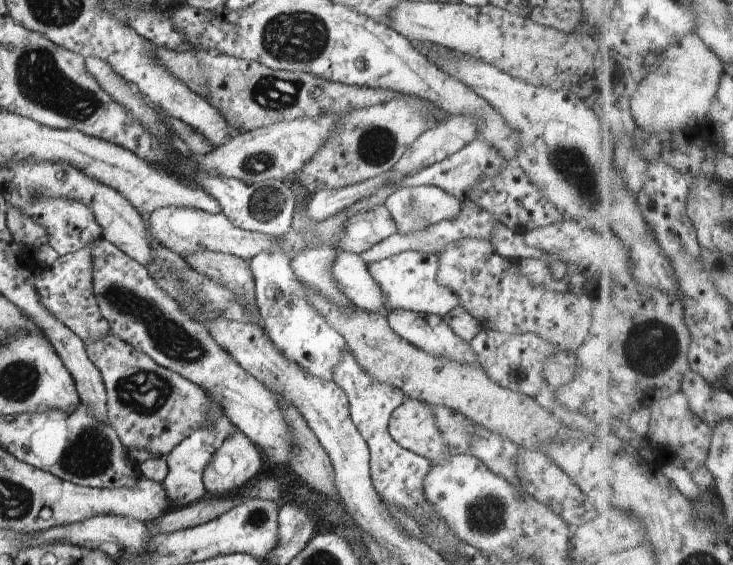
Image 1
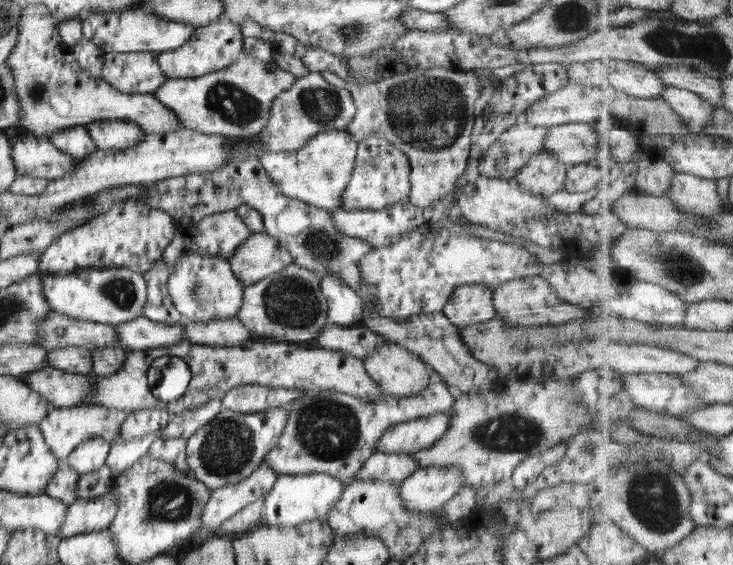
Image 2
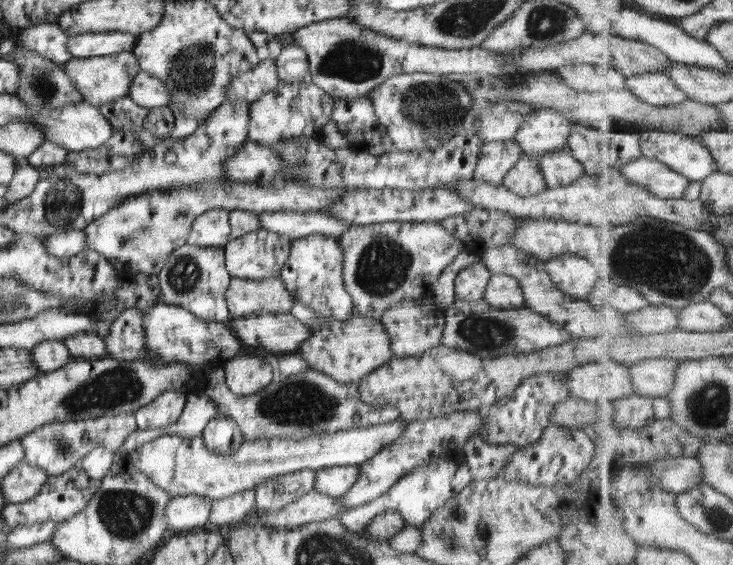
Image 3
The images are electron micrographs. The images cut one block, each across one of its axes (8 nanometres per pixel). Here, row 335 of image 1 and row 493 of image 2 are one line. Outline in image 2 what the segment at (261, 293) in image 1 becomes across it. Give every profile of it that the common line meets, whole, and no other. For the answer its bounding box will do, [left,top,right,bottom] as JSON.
[262,473,343,527]

